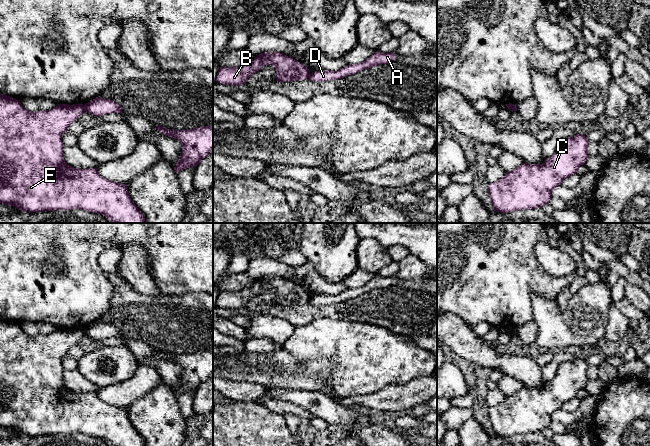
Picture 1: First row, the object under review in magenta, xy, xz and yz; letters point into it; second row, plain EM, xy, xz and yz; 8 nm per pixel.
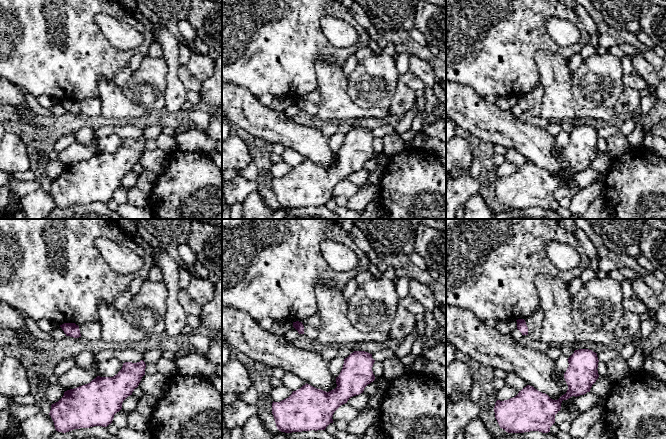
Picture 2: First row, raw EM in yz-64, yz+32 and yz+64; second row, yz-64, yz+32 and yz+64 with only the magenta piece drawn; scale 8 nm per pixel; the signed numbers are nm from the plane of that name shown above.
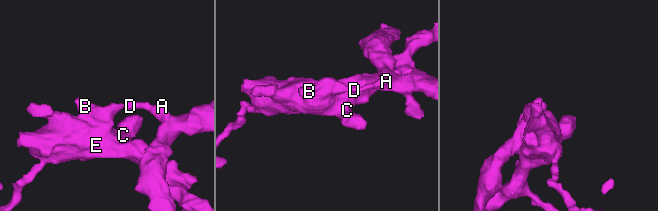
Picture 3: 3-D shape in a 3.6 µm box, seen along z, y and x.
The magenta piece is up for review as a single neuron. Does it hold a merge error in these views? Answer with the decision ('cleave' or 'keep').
cleave

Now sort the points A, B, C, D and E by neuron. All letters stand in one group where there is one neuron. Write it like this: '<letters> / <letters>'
A D / B C E

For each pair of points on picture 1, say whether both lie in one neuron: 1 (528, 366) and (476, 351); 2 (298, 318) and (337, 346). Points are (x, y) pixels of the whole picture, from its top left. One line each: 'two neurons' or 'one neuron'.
1: one neuron
2: two neurons

